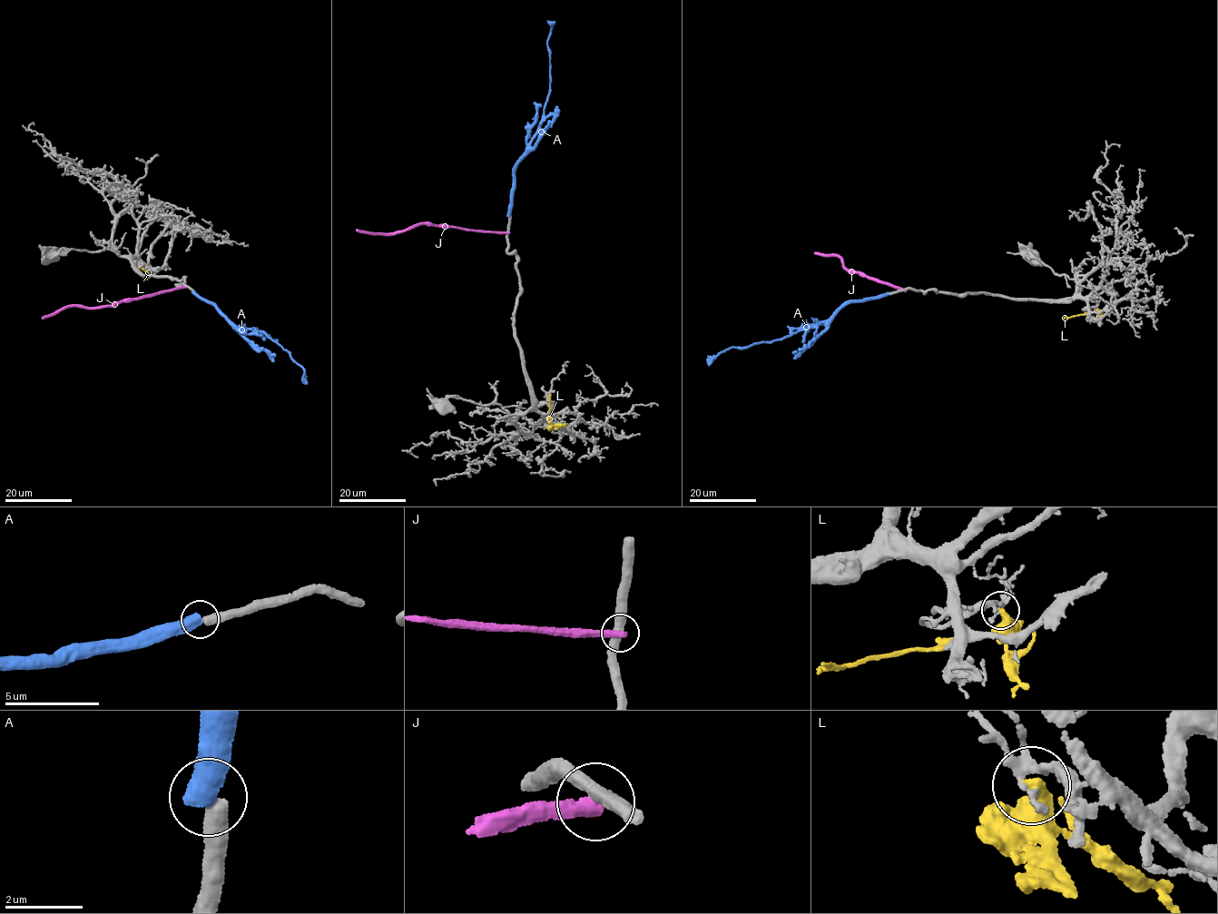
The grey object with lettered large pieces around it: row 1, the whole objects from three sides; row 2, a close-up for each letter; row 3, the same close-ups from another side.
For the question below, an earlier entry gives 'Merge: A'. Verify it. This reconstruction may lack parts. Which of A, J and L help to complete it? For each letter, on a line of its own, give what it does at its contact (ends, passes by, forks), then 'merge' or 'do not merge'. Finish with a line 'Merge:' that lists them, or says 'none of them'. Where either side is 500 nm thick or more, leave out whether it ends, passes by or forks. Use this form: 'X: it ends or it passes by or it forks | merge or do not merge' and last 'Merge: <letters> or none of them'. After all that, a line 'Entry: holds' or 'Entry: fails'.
A: do not merge
J: it ends | do not merge
L: it ends | do not merge
Merge: none of them
Entry: fails

